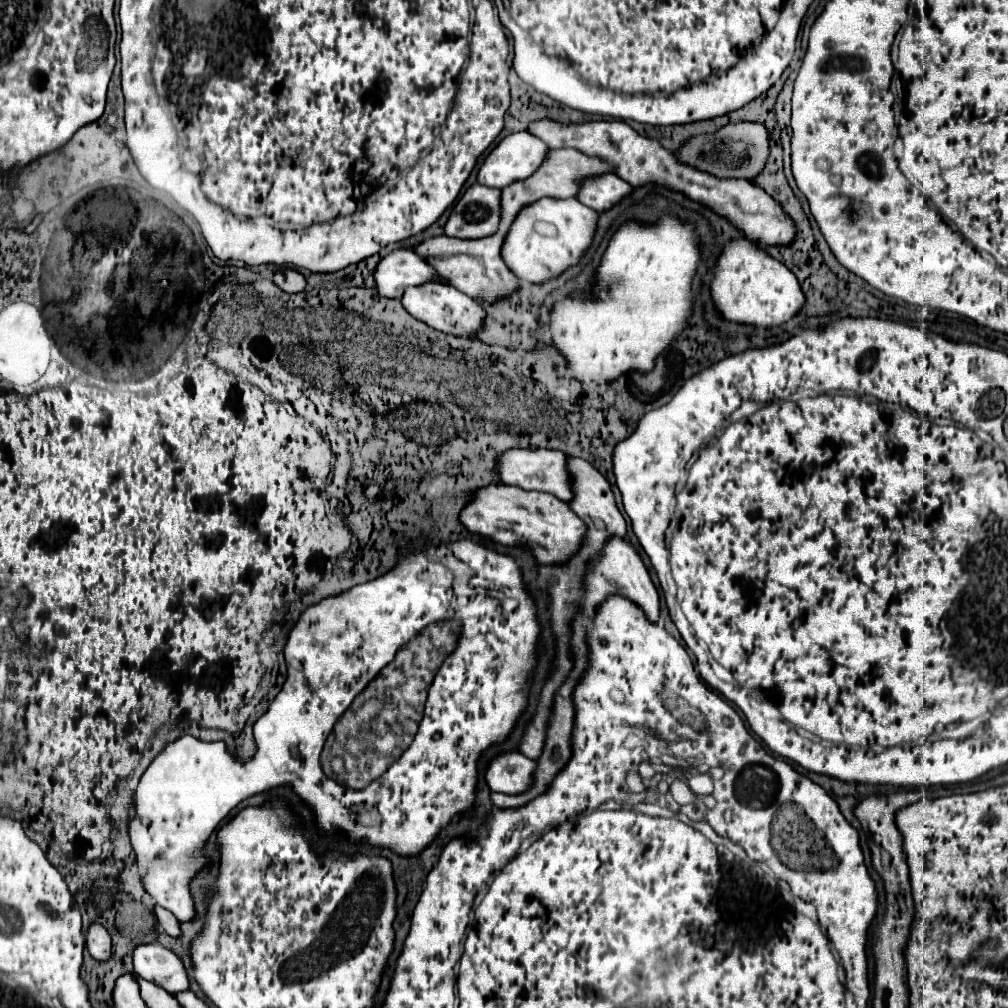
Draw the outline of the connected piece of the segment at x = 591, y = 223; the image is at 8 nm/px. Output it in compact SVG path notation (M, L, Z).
M540 198L522 206L514 218L502 244L502 260L518 278L542 284L580 260L582 252L592 242L596 220L596 210L574 198Z

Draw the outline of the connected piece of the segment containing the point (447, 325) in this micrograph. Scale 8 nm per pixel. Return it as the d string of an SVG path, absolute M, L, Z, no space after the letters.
M438 280L426 282L422 286L406 288L400 302L414 318L424 320L428 326L440 332L452 332L456 336L472 336L482 326L484 320L484 310L478 306L478 302L474 302L470 296L462 294L460 290L452 288L452 284L444 284Z

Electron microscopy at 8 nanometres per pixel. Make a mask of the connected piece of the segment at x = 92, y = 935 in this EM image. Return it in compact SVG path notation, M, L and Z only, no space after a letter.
M92 922L88 926L86 932L86 948L92 954L92 958L96 960L108 960L108 952L110 952L110 936L106 932L106 928L98 922Z

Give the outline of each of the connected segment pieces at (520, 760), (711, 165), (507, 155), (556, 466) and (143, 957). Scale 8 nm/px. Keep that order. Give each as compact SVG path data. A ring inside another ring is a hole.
M506 750L488 762L484 778L494 792L518 794L532 784L534 760L516 750Z
M740 122L720 128L716 134L702 134L686 142L686 146L676 154L682 162L692 164L700 170L712 172L720 178L746 178L752 180L764 166L768 156L770 134L762 124Z
M512 132L504 136L484 158L478 170L478 184L504 188L512 180L528 178L544 160L548 146L530 132Z
M510 448L496 458L494 464L496 474L504 484L514 484L524 490L538 490L552 494L560 500L570 500L572 492L568 488L568 472L566 472L566 456L558 450L530 450L530 448Z
M138 944L132 950L134 972L170 994L188 990L188 976L178 956L160 944Z

